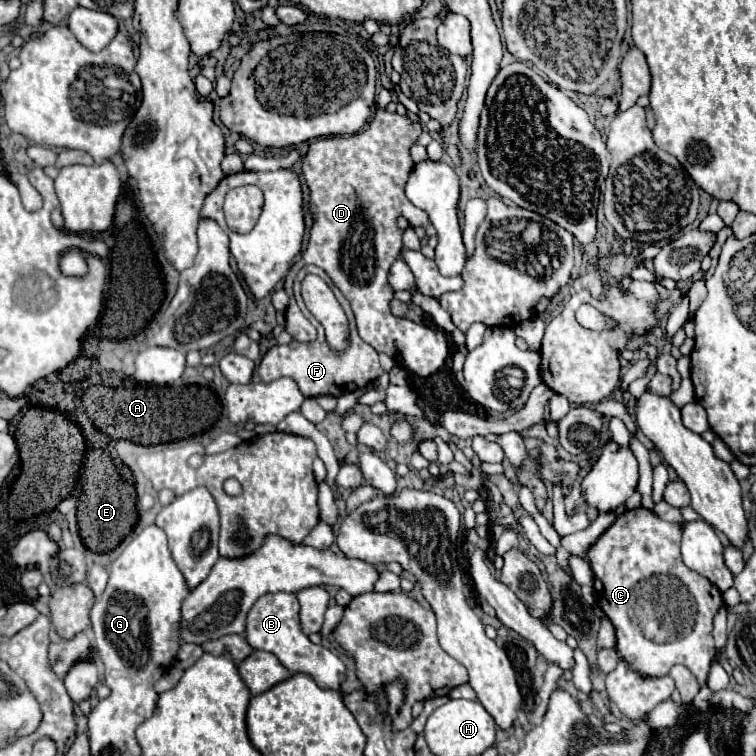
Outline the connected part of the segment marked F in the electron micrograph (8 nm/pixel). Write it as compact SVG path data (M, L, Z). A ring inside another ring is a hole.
M304 265L304 267L300 269L300 273L298 273L298 277L296 277L296 281L294 281L294 297L296 297L296 301L298 301L302 313L304 313L304 315L310 319L310 323L318 329L318 337L316 337L316 341L312 341L312 343L288 343L288 345L274 345L274 347L270 347L270 349L266 351L266 355L262 357L260 367L258 367L258 375L260 375L260 379L262 379L264 383L276 381L276 379L280 379L280 377L290 377L290 379L294 379L294 381L298 383L300 393L304 393L306 397L318 397L318 395L340 397L340 395L344 395L344 393L352 393L352 391L356 391L356 389L362 389L362 387L366 387L370 381L376 381L378 377L382 377L384 371L382 371L382 367L380 367L380 363L378 363L378 353L358 335L356 323L354 323L354 315L352 315L352 309L350 309L348 299L340 293L340 289L332 283L332 279L330 279L320 267L316 267L316 265ZM308 273L314 273L314 275L322 277L322 279L328 283L328 287L334 291L336 299L340 301L340 305L344 307L344 311L346 311L346 315L348 315L348 321L350 321L350 341L352 341L352 345L350 345L350 349L344 351L342 355L336 355L336 353L328 347L328 343L326 343L326 339L324 339L324 329L322 329L322 325L320 325L320 323L314 319L314 315L306 309L306 305L304 305L304 301L302 301L302 297L300 297L300 277L304 277L304 275L308 275Z

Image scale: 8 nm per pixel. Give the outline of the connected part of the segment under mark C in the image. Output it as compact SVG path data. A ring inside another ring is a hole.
M630 509L618 515L616 523L608 527L592 545L590 569L594 573L596 603L616 629L616 651L628 663L628 667L640 677L664 677L672 665L680 663L692 671L700 687L708 681L708 669L716 655L712 621L718 609L724 605L720 589L700 573L688 569L680 557L682 525L662 521L654 511Z

